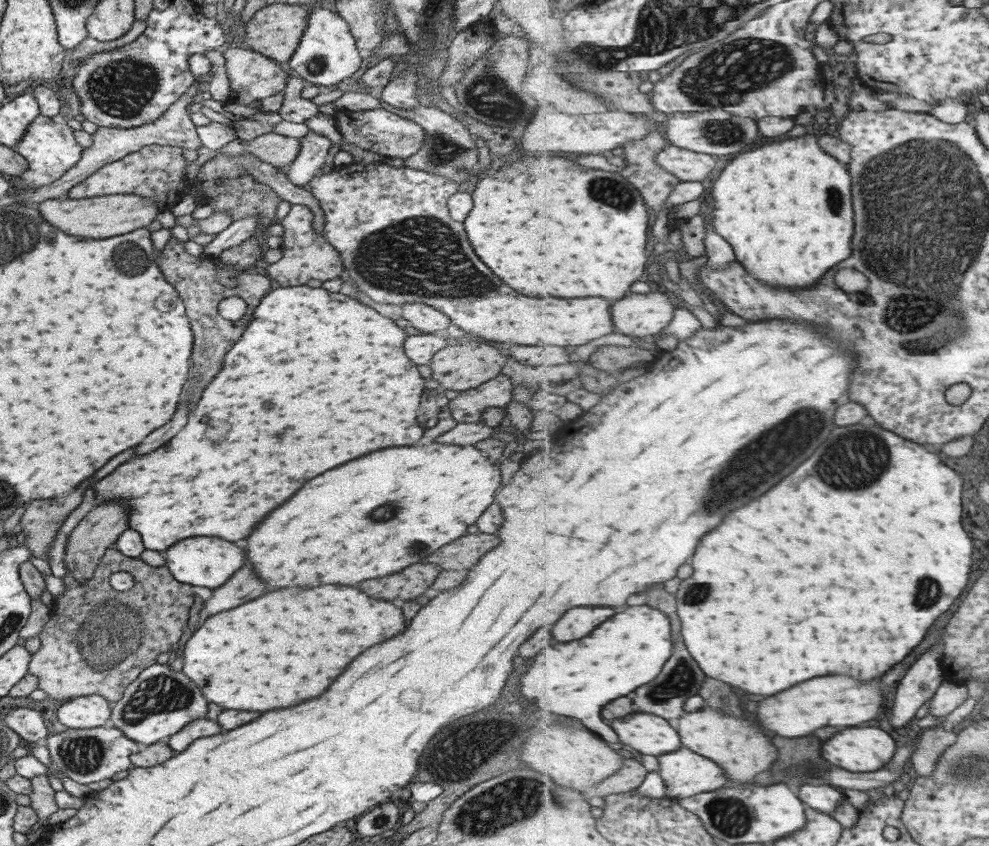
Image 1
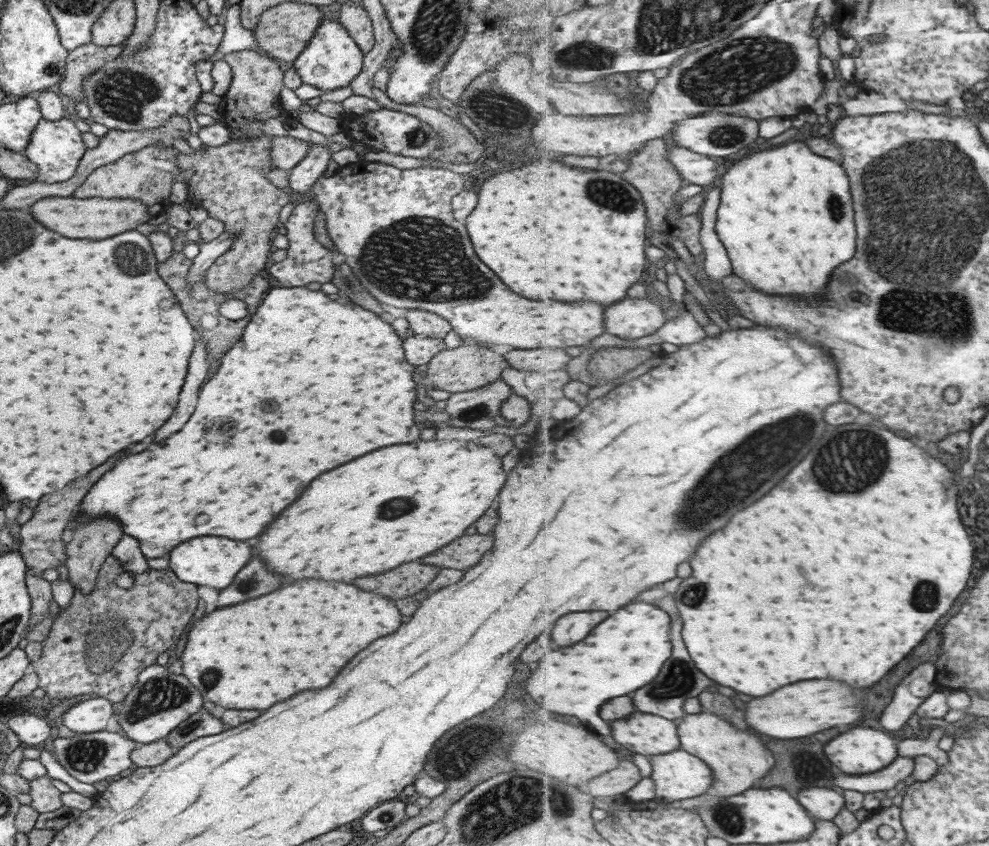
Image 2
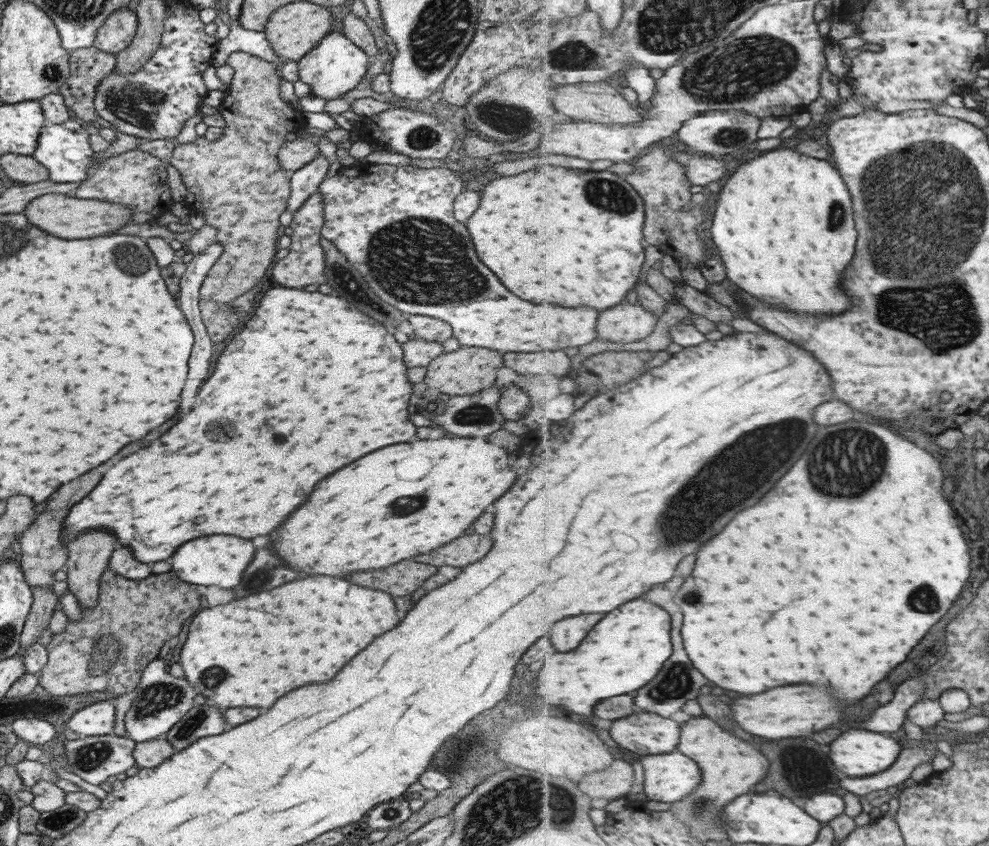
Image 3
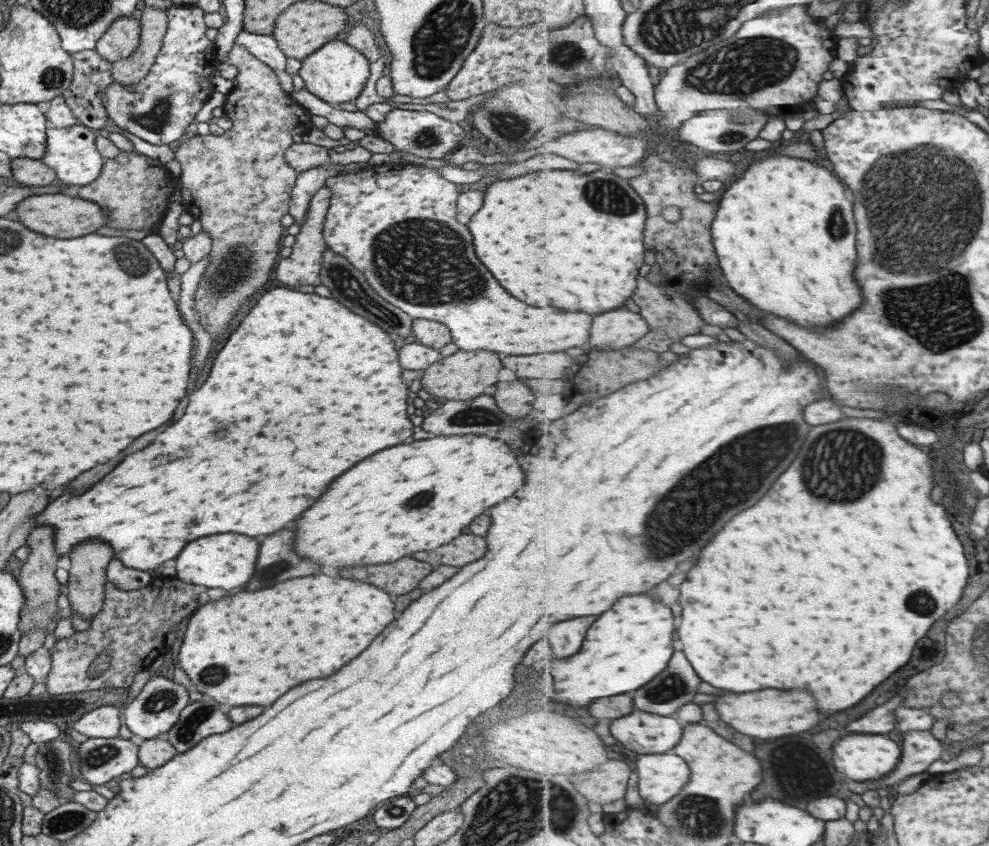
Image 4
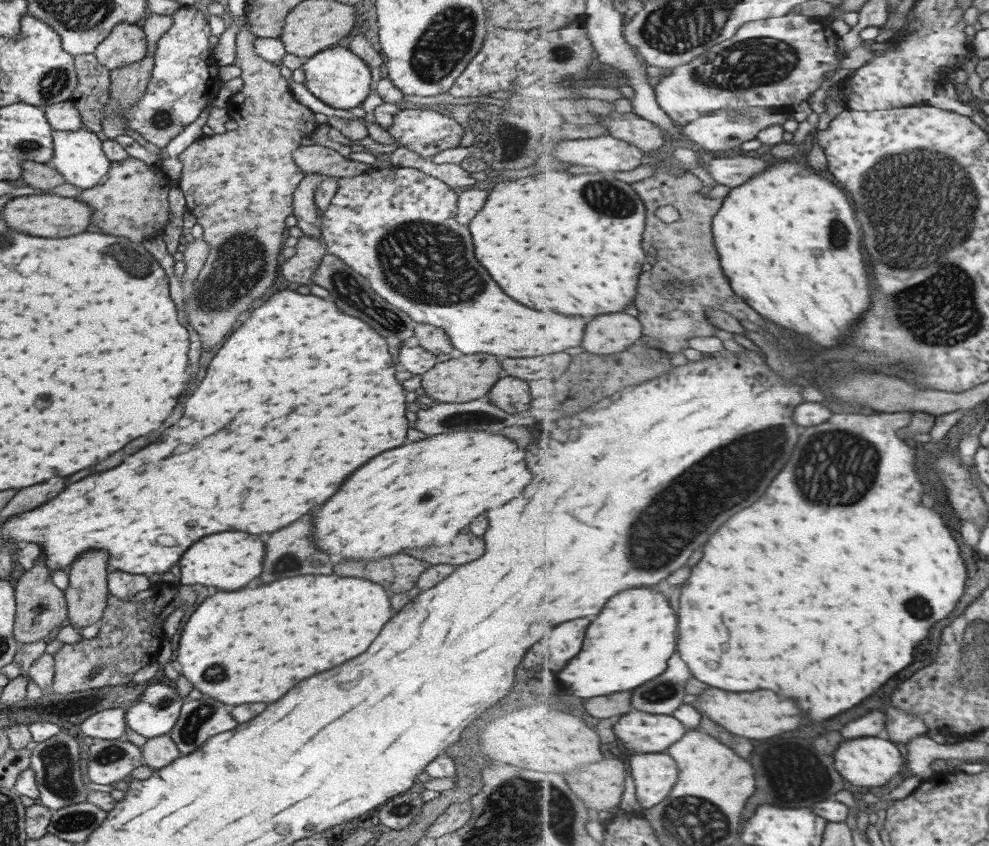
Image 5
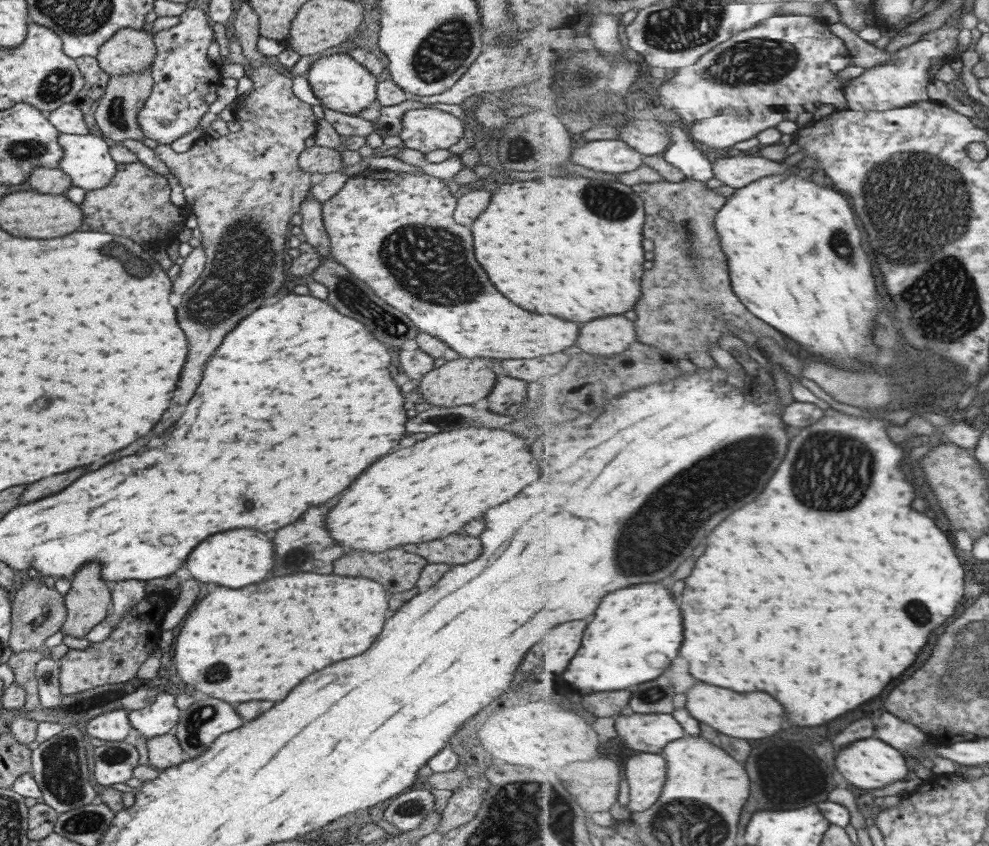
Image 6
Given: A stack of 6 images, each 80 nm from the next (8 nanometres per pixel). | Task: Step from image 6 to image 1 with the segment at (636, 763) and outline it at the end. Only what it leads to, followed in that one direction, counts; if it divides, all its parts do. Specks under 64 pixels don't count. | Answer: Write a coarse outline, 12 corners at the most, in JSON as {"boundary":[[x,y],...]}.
{"boundary":[[682,746],[657,759],[669,799],[729,782],[720,764]]}

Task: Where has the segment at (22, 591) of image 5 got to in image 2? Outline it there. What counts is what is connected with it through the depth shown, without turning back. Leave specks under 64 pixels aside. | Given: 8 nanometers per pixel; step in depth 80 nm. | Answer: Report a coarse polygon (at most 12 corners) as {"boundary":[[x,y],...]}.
{"boundary":[[115,456],[81,480],[43,496],[19,524],[26,568],[63,564],[61,532]]}

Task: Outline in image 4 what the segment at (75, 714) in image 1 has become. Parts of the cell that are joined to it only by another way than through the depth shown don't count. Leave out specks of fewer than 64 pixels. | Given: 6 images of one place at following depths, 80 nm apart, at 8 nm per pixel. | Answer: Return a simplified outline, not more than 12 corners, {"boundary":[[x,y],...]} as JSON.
{"boundary":[[89,710],[72,729],[90,739],[117,736],[121,710]]}

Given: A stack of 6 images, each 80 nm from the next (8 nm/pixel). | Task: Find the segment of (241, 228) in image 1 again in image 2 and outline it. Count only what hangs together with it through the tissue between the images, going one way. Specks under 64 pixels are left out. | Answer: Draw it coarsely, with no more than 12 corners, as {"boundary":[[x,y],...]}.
{"boundary":[[223,231],[209,242],[200,242],[198,254],[186,276],[192,286],[233,244]]}

